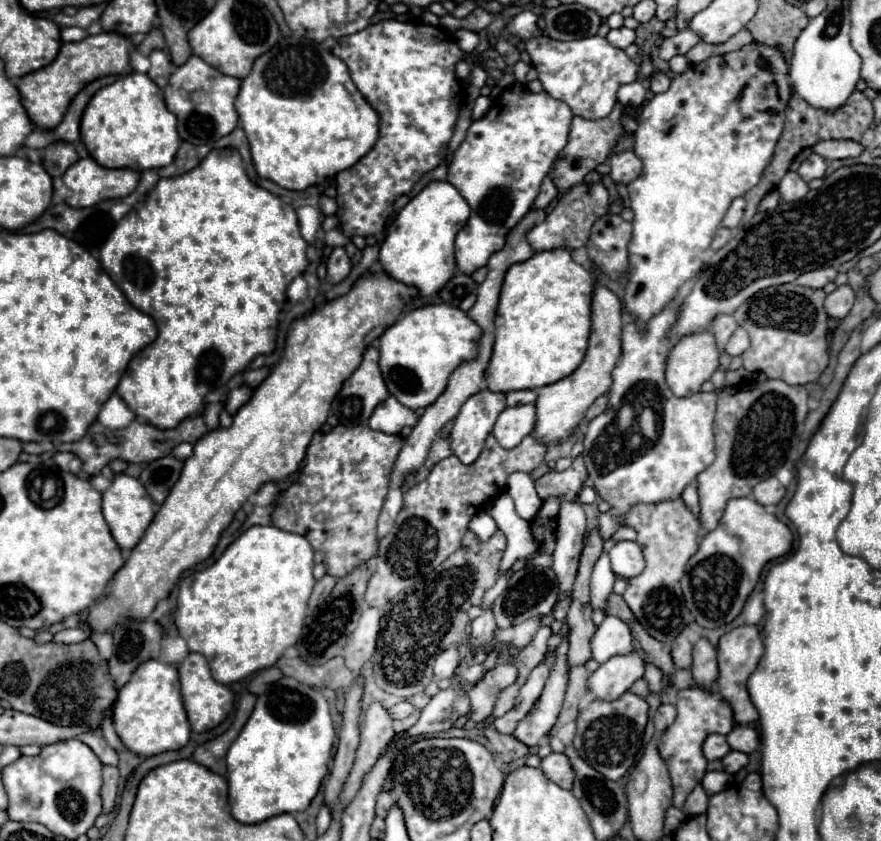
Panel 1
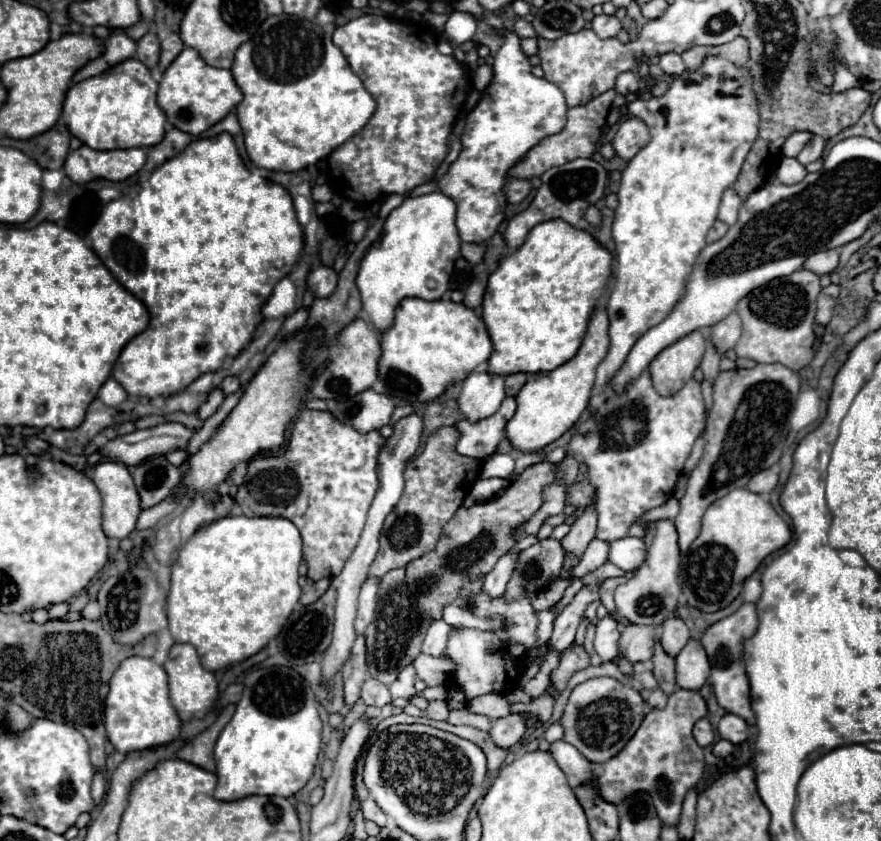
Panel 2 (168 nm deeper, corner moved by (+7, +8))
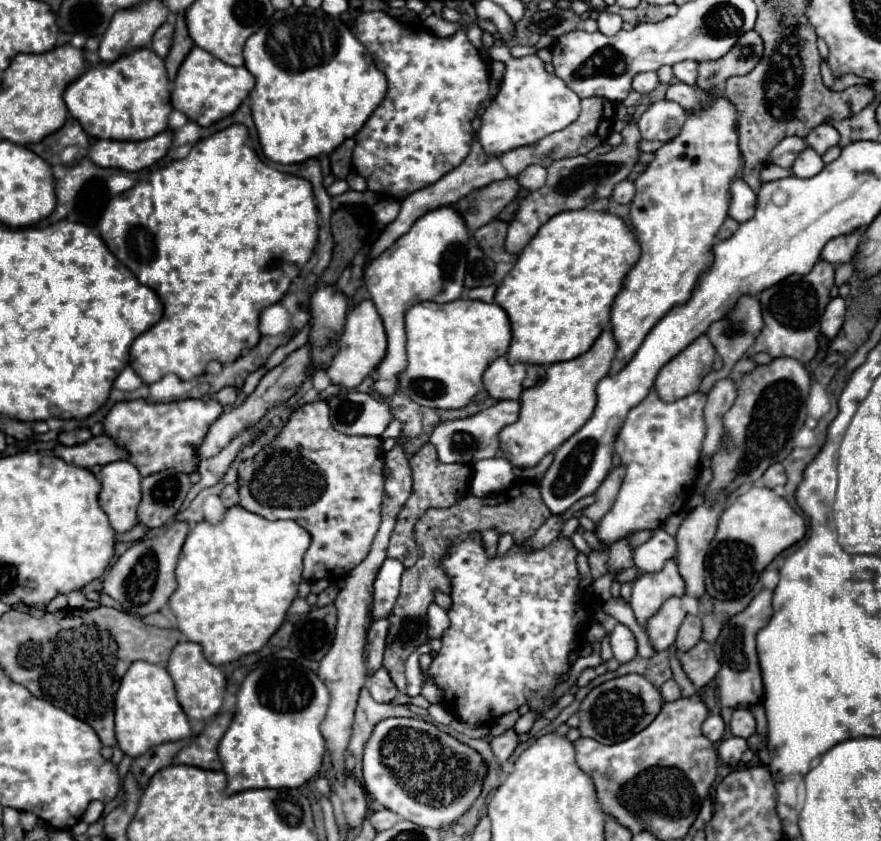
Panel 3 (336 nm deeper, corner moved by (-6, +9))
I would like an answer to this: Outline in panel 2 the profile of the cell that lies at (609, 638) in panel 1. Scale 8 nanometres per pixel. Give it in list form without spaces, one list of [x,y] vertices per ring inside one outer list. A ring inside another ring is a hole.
[[[607,616],[597,622],[597,636],[595,636],[595,652],[605,660],[615,660],[619,654],[619,628],[617,622]]]

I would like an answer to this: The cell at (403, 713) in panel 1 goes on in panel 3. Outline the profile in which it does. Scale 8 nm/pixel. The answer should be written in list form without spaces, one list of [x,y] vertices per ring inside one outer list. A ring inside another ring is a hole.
[[[378,669],[368,681],[370,681],[370,695],[378,703],[390,703],[398,695],[398,687],[392,683],[386,669]]]

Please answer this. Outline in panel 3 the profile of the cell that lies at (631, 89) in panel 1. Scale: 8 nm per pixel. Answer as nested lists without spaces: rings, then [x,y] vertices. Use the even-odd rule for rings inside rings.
[[[652,71],[652,73],[638,73],[632,81],[632,89],[638,91],[638,93],[650,93],[654,91],[658,85],[658,75]]]

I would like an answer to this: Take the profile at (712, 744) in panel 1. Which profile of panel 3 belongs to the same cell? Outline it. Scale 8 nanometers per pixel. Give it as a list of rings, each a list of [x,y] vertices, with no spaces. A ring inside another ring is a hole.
[[[710,715],[710,717],[704,721],[704,725],[702,725],[702,733],[704,733],[712,743],[722,741],[724,731],[726,731],[726,725],[724,725],[724,721],[722,721],[720,715]]]

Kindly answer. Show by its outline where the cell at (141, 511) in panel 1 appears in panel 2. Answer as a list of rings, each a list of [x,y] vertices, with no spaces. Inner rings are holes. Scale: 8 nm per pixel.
[[[101,462],[95,466],[91,480],[103,498],[103,532],[109,538],[127,538],[141,512],[129,470],[121,462]]]

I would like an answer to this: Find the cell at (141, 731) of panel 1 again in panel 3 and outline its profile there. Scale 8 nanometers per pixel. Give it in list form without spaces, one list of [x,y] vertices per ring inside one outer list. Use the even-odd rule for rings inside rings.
[[[136,661],[122,677],[116,693],[116,739],[124,755],[138,757],[158,743],[178,741],[190,737],[190,723],[184,715],[178,699],[174,681],[166,667],[148,661]]]

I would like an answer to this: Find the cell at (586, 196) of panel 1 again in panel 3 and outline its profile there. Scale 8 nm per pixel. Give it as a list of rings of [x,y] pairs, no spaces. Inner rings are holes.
[[[628,123],[624,127],[622,135],[624,135],[622,145],[618,145],[610,153],[598,155],[596,159],[588,159],[584,155],[578,155],[578,157],[568,157],[568,159],[554,161],[550,165],[546,185],[540,187],[538,191],[532,191],[526,199],[522,199],[518,217],[508,227],[508,235],[506,235],[506,251],[508,253],[518,255],[530,243],[530,239],[538,233],[538,229],[548,219],[552,219],[554,215],[558,215],[562,211],[568,211],[568,209],[586,209],[586,207],[592,205],[594,199],[602,199],[602,197],[612,195],[612,189],[628,177],[632,165],[636,163],[638,141],[642,139],[638,135],[638,127],[634,123]]]

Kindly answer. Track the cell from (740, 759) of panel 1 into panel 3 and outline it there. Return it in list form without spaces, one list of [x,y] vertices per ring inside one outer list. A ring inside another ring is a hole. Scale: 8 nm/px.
[[[730,737],[730,739],[724,739],[720,741],[720,747],[718,747],[718,753],[720,753],[720,759],[724,763],[730,763],[730,765],[736,765],[742,757],[742,753],[748,749],[748,743],[746,739],[740,739],[740,737]]]

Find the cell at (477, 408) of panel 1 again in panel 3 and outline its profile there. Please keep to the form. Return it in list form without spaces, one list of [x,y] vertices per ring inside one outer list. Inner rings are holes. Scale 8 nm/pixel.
[[[498,357],[490,363],[490,367],[482,375],[482,383],[486,393],[496,399],[520,399],[522,393],[522,381],[526,377],[526,367],[516,363],[510,365],[506,357]]]

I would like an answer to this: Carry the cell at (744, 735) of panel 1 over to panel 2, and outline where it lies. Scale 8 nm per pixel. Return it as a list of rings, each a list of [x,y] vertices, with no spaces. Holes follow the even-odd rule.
[[[725,714],[719,720],[717,732],[721,738],[733,742],[733,744],[741,744],[747,740],[747,722],[735,714]]]

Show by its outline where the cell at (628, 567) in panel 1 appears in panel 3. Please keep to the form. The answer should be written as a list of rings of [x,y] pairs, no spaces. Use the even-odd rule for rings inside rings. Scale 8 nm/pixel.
[[[662,527],[652,531],[652,537],[634,549],[634,565],[640,571],[654,573],[664,567],[668,559],[676,555],[676,539],[668,535]]]

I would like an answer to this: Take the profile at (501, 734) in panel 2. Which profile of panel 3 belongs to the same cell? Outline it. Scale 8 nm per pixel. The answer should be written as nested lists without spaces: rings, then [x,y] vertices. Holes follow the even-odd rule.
[[[508,729],[506,733],[502,733],[502,735],[498,735],[498,737],[492,737],[490,745],[492,745],[494,755],[498,757],[498,763],[500,763],[500,765],[506,765],[506,763],[508,763],[508,757],[510,757],[512,751],[518,747],[518,735],[516,735],[514,729]]]

